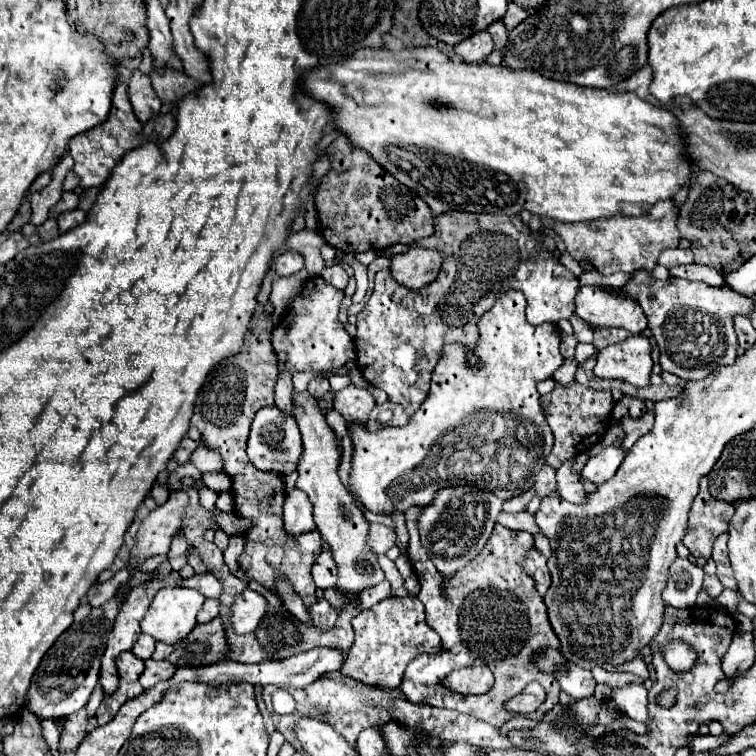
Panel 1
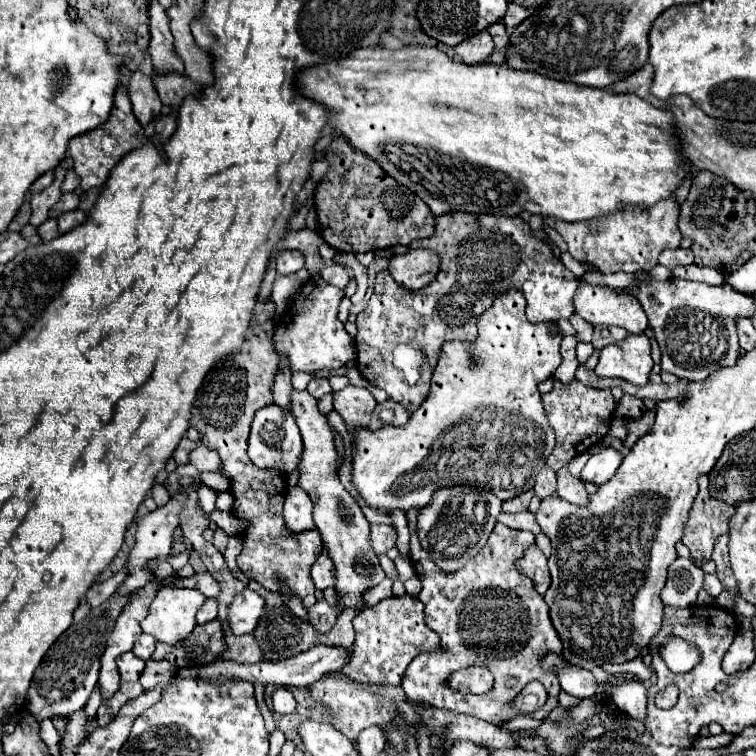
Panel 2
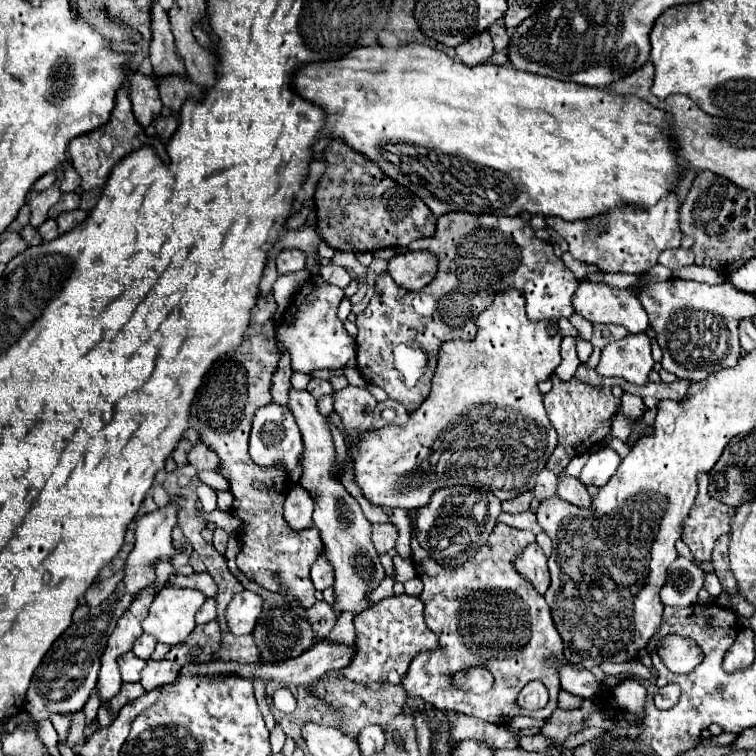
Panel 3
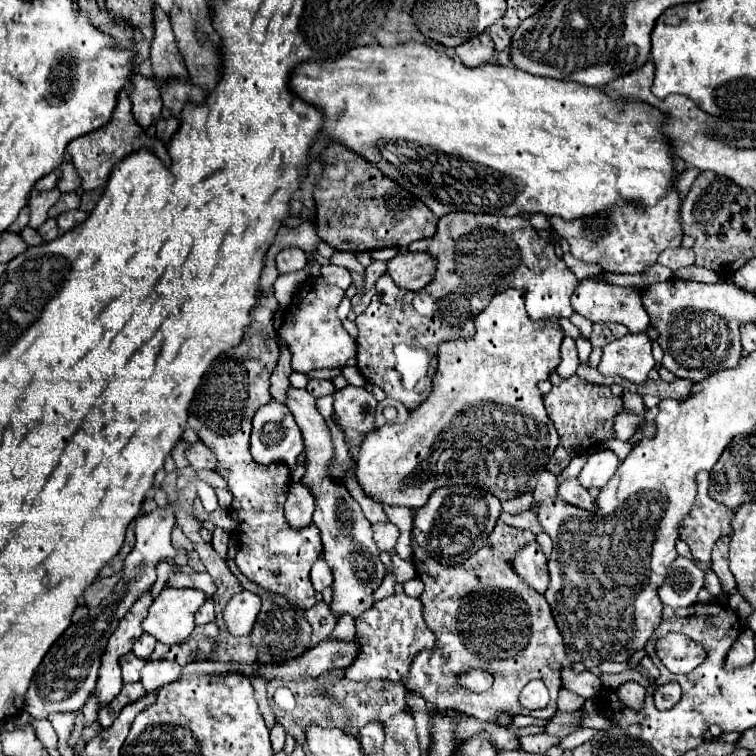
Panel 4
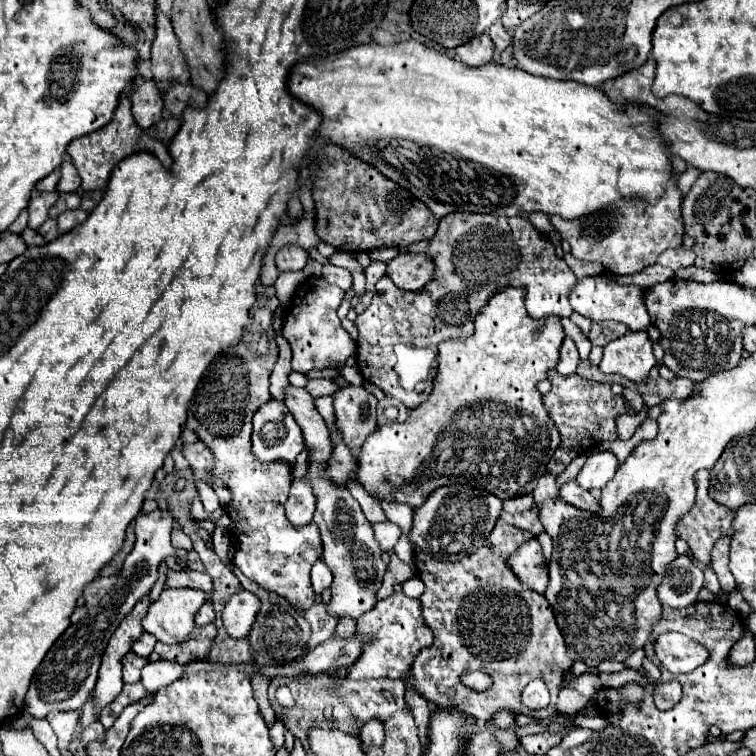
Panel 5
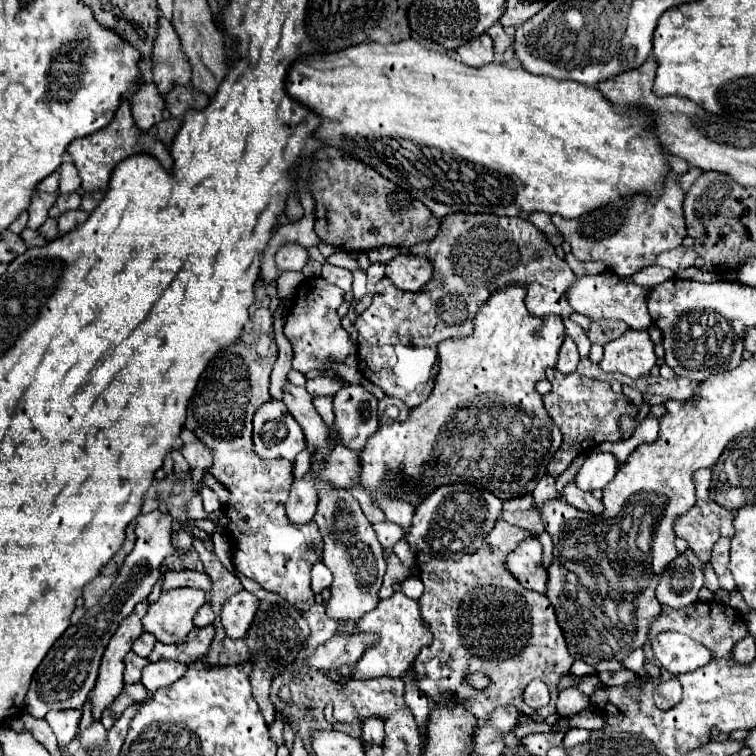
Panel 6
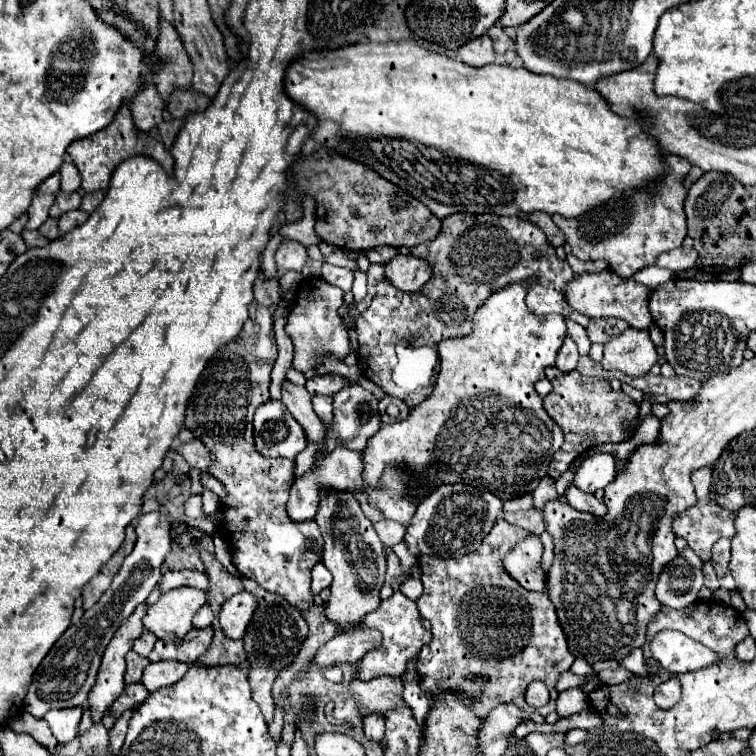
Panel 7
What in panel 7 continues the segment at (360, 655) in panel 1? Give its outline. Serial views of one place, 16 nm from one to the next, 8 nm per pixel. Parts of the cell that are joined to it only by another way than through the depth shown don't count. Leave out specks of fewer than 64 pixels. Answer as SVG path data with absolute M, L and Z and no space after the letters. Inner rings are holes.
M396 590L388 600L382 600L378 612L372 612L364 618L364 624L360 628L376 628L384 634L384 642L378 650L368 652L360 662L360 680L372 680L380 674L390 674L390 676L402 676L406 670L406 664L420 652L428 640L432 640L432 634L426 632L420 624L420 612L416 608L416 602L408 600L400 590Z

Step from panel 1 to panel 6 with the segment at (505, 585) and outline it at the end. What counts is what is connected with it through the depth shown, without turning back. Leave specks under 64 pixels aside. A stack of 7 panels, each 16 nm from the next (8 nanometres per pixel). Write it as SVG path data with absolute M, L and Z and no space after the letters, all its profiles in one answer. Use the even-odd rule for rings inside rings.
M498 520L492 532L486 536L482 548L478 548L474 554L462 556L460 560L440 560L428 554L416 556L416 566L420 570L420 580L424 582L424 594L418 598L420 614L424 620L430 622L430 630L434 634L434 640L430 646L424 646L414 662L416 682L418 688L434 702L446 702L442 698L444 694L456 694L460 702L466 702L464 706L476 714L480 720L486 720L490 712L498 706L516 706L522 712L528 710L528 706L522 700L524 688L540 678L548 690L550 690L550 704L536 710L542 718L556 712L556 698L558 698L558 680L564 672L572 666L572 656L568 654L564 634L560 632L560 626L556 624L556 614L552 612L552 604L548 604L548 596L540 592L526 590L506 568L504 558L512 548L516 548L518 542L528 538L530 532L512 526L504 520ZM472 672L482 672L490 678L490 688L486 690L468 690L464 686L464 678Z

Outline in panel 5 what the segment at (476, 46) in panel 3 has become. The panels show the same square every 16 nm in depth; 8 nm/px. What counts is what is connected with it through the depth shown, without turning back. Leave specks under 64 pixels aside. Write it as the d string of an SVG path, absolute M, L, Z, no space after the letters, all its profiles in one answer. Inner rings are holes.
M488 34L484 36L476 36L472 38L468 44L456 48L456 54L460 56L460 60L468 66L482 66L492 62L494 56L494 44L490 40Z

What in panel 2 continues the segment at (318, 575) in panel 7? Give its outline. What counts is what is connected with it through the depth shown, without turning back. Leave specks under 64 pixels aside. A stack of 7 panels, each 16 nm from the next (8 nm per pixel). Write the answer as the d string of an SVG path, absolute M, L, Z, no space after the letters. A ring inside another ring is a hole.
M322 552L316 560L316 564L312 566L312 580L314 580L314 586L318 590L324 590L328 586L334 586L336 582L336 576L334 576L334 564L332 560L328 558L326 552Z

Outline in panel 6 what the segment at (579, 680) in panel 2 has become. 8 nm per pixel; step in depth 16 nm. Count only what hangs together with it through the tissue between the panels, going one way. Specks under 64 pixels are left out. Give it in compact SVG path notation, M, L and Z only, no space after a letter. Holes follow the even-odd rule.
M582 676L576 688L578 688L582 694L590 696L596 688L600 688L600 680L598 680L598 676Z

